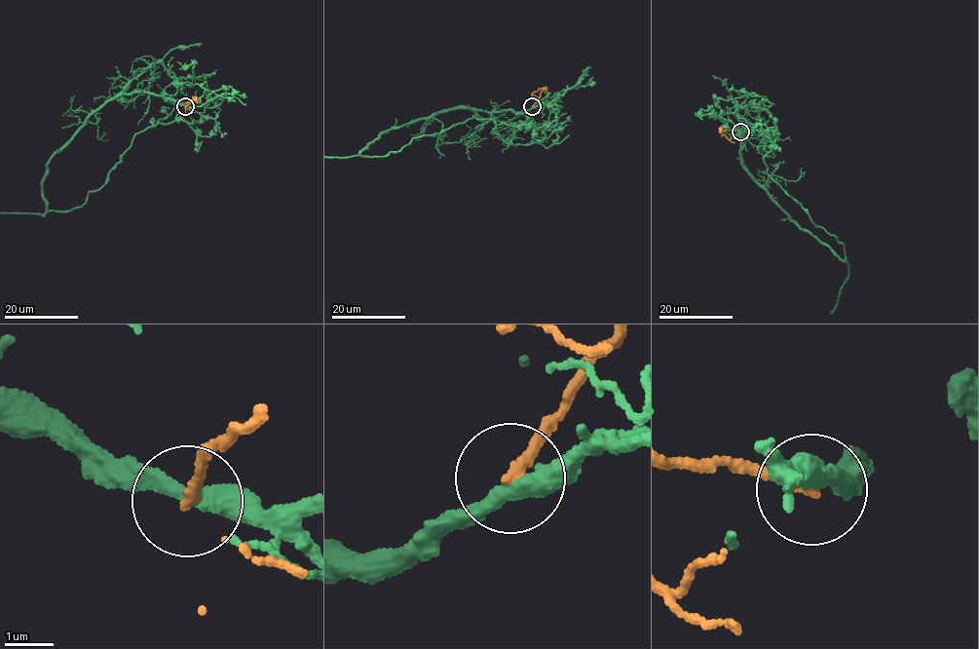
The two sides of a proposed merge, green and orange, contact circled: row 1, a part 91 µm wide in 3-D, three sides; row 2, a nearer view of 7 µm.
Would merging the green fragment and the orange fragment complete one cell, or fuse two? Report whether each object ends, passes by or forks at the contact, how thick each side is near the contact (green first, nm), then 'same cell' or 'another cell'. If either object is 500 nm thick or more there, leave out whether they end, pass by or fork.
green passes by; orange ends there; 360 nm thick on the green side, 220 nm on the other; another cell

